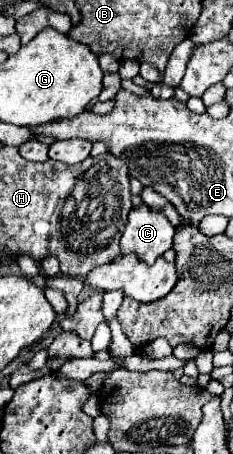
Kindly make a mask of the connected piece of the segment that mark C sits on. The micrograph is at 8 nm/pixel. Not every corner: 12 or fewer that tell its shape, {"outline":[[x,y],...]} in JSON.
{"outline":[[145,203],[133,207],[121,255],[151,265],[173,245],[175,227]]}

